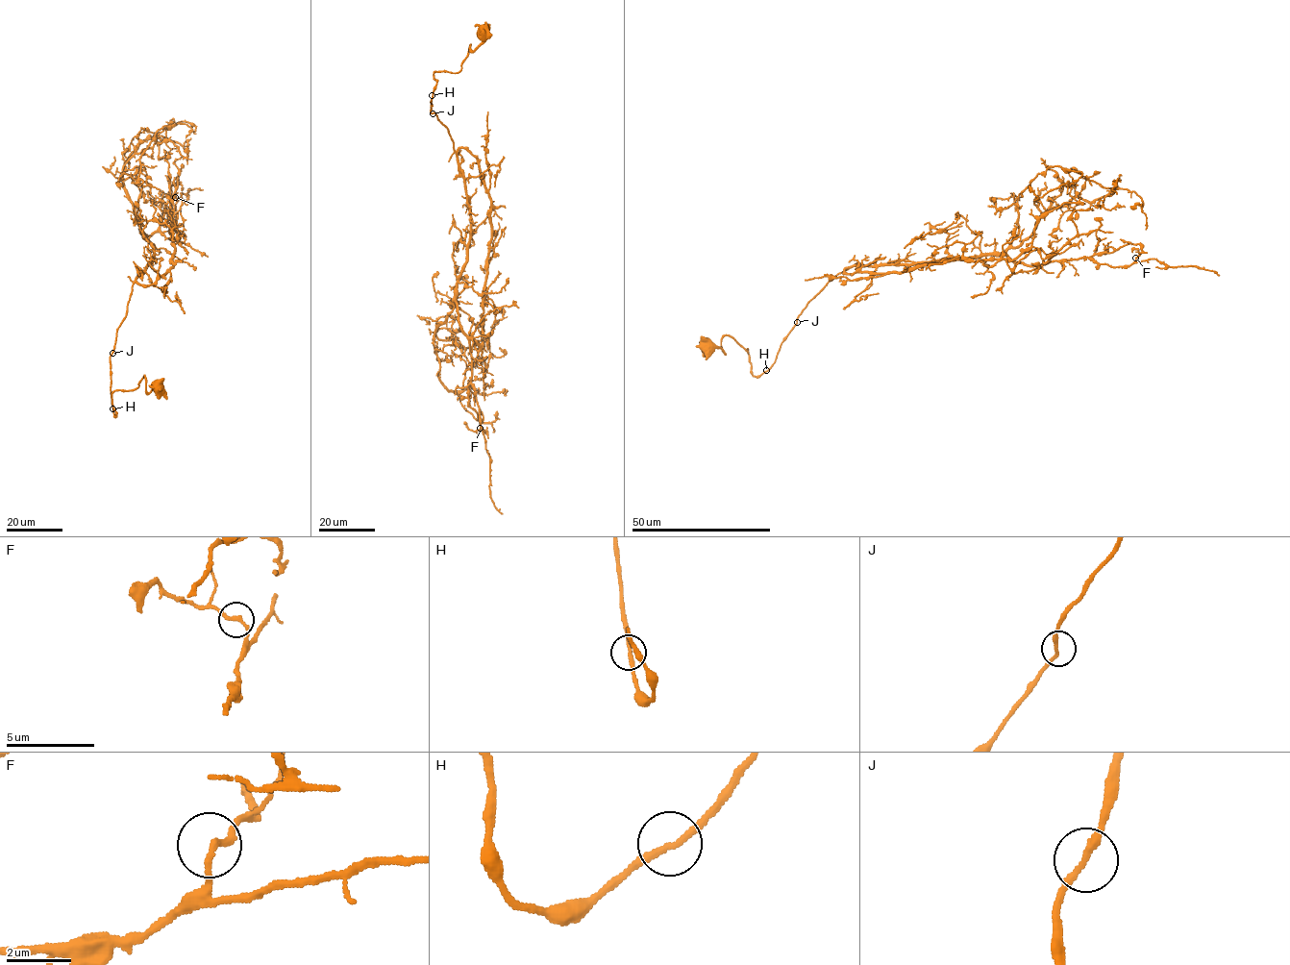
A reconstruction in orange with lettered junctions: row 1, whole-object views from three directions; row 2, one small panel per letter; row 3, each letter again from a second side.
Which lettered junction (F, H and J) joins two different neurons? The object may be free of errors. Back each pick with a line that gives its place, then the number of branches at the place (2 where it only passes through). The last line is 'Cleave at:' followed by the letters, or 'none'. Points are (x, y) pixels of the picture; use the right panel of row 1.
Cleave at: none

